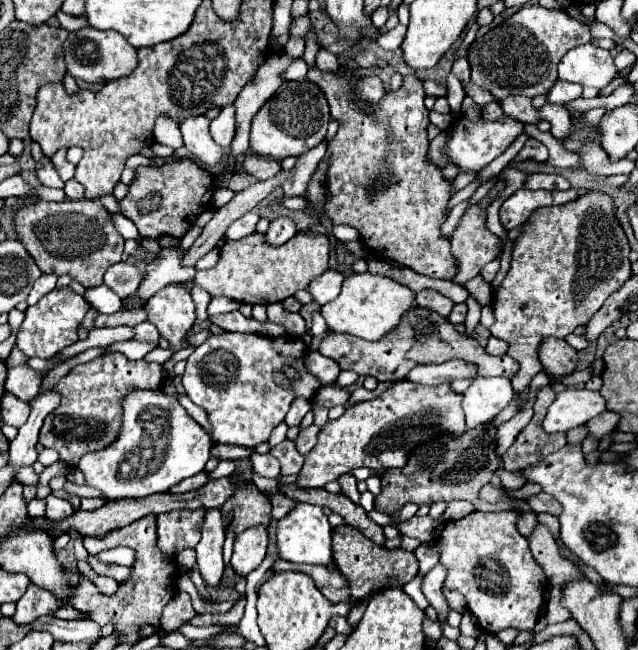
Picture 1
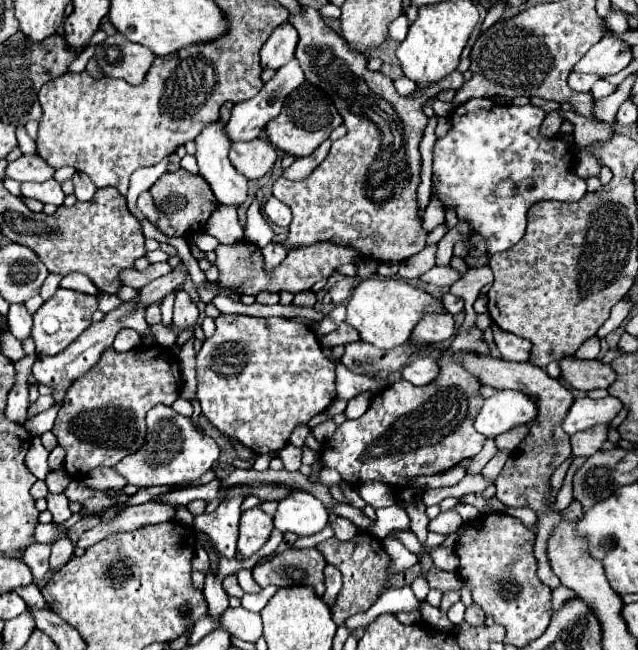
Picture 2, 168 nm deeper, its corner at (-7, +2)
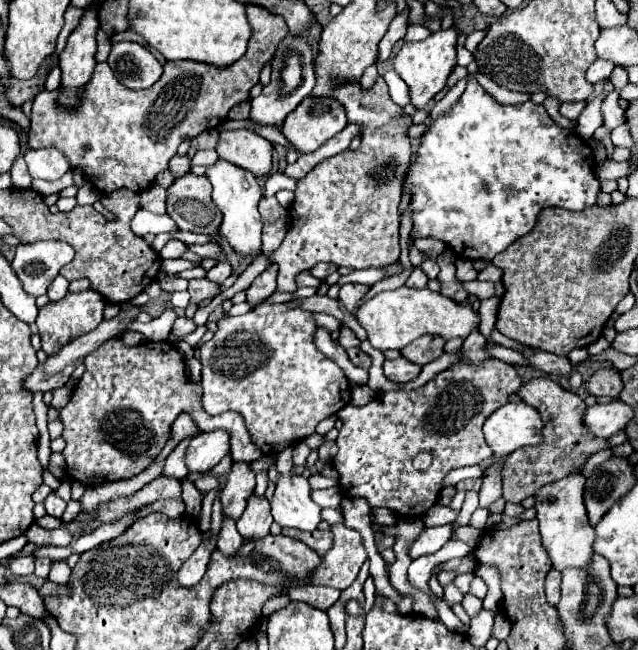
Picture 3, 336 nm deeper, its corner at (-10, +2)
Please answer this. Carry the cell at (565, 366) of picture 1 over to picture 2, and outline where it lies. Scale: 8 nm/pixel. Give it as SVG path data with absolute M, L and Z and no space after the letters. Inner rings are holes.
M564 356L560 360L560 378L576 390L608 388L614 382L614 370L598 360L578 360L576 356Z

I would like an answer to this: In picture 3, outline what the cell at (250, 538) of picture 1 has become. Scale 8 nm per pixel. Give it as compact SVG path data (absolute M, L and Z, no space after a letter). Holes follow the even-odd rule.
M255 492L247 500L247 508L243 516L237 520L237 530L243 538L263 538L269 534L269 528L273 524L271 508L265 496L257 496Z

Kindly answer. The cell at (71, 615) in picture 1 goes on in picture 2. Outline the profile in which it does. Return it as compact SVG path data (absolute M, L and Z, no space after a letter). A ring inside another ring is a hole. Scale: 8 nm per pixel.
M28 584L24 588L18 588L16 590L18 596L24 598L24 602L30 606L30 608L48 608L48 602L44 600L40 588L36 584Z

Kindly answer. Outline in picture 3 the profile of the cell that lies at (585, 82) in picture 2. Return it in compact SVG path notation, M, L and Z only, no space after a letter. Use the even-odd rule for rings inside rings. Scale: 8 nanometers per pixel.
M597 58L597 60L589 66L589 70L587 70L587 80L589 80L591 84L595 84L595 82L599 82L599 80L607 80L607 78L611 76L613 68L615 68L615 64L611 64L611 60L599 60L599 58Z

